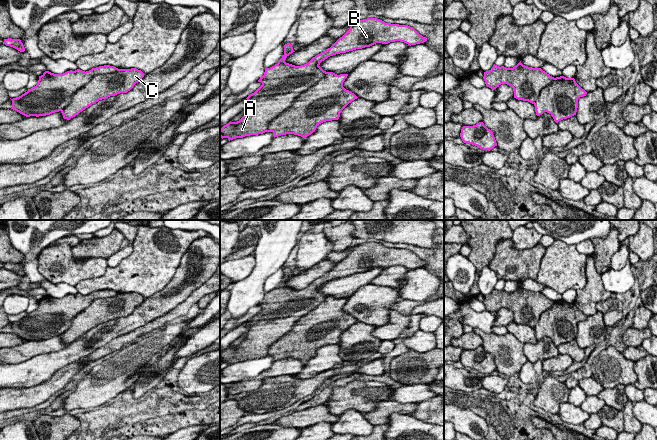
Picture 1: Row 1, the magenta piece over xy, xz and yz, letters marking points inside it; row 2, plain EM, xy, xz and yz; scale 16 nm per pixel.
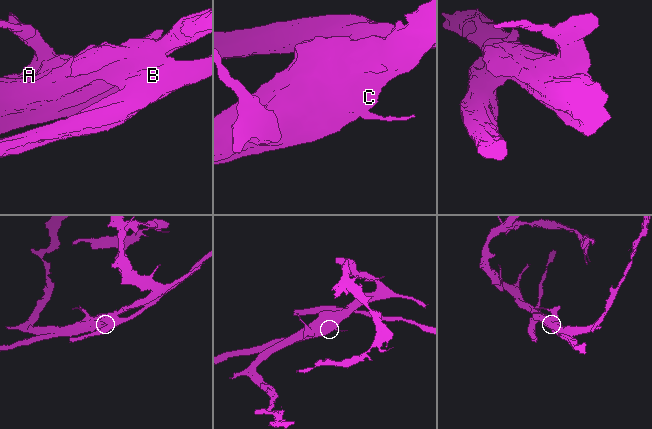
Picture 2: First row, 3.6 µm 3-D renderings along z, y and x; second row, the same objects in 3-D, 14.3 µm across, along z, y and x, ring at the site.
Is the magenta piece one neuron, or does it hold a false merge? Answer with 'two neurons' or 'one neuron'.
two neurons

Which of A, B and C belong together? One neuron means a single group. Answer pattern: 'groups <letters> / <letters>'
groups A B / C

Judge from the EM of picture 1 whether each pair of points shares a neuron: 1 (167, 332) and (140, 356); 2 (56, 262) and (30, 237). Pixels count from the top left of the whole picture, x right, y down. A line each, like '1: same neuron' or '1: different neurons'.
1: same neuron
2: different neurons

